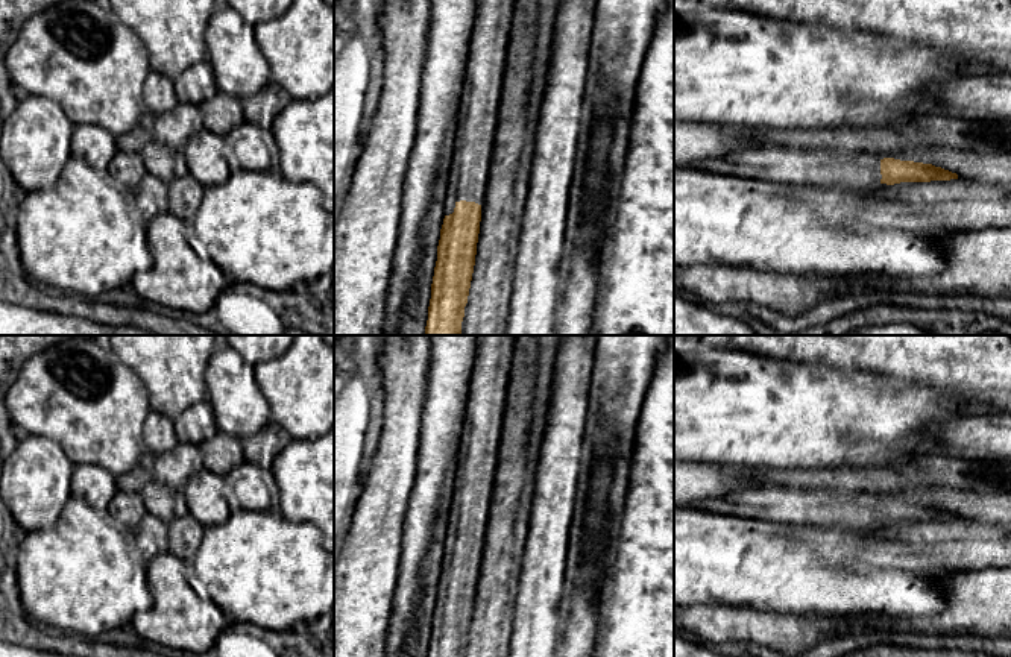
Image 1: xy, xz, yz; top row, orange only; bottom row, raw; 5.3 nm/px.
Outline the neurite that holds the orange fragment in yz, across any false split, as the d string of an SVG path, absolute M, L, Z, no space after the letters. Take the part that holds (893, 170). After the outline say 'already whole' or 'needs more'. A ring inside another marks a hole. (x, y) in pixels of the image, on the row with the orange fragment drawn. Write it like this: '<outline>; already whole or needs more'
M782 146L738 152L724 158L697 159L682 165L717 174L833 188L841 194L864 191L879 182L894 185L958 179L956 173L932 164L880 159L874 153Z; needs more

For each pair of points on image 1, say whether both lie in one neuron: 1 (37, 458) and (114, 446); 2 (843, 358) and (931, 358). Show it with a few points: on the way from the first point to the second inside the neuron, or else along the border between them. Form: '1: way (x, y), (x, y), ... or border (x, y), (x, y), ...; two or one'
1: border (35, 434), (53, 439), (75, 465); two
2: way (864, 357), (910, 357); one

